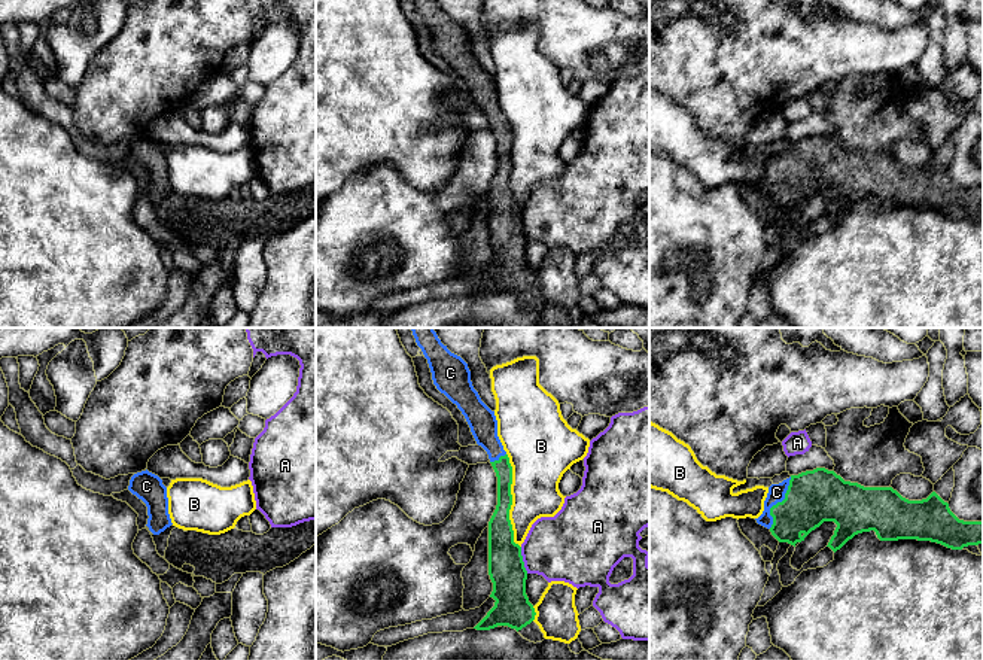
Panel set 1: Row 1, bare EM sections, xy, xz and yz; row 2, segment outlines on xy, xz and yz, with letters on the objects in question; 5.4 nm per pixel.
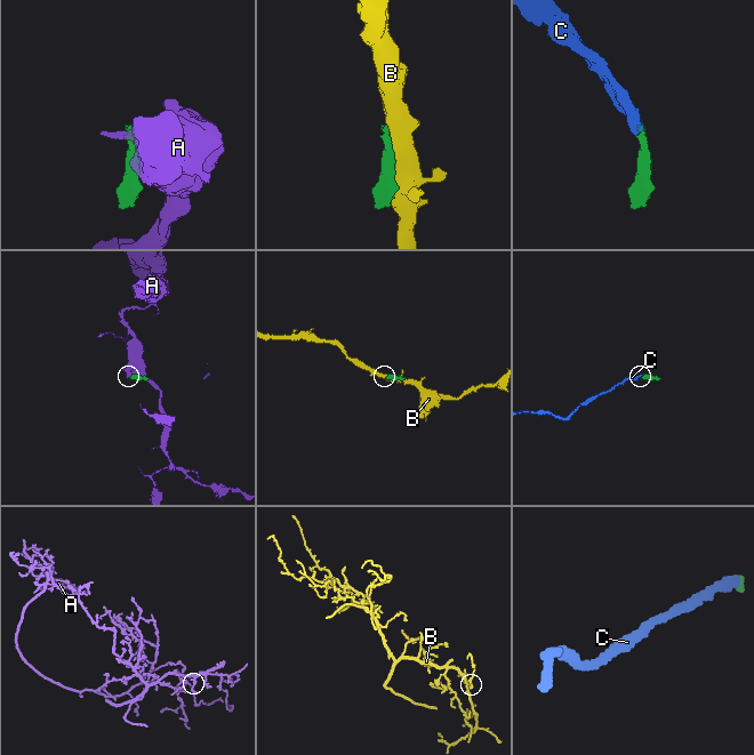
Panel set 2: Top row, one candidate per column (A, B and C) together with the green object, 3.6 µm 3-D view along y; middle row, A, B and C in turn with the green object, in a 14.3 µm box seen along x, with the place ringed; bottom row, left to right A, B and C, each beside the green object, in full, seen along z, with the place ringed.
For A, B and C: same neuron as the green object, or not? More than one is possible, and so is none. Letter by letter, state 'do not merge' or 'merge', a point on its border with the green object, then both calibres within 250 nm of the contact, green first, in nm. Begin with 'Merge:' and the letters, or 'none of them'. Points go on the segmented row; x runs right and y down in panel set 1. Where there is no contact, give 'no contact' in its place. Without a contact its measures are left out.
Merge: C
A: do not merge; meets green in xz at (522, 560); 200 nm thick on the green side, 360 nm on the other
B: do not merge; meets green in xz at (511, 501); 140 nm thick on the green side, 280 nm on the other
C: merge; meets green in yz at (778, 502); 280 nm thick on the green side, 100 nm on the other

